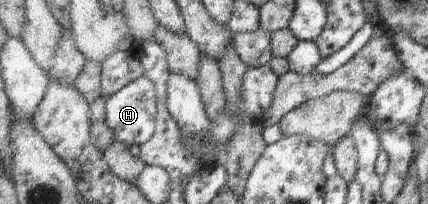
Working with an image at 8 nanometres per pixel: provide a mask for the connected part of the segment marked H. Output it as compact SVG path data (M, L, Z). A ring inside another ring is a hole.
M143 75L106 100L106 124L109 126L111 136L114 140L127 144L129 148L136 144L141 146L153 137L156 117L155 86Z

